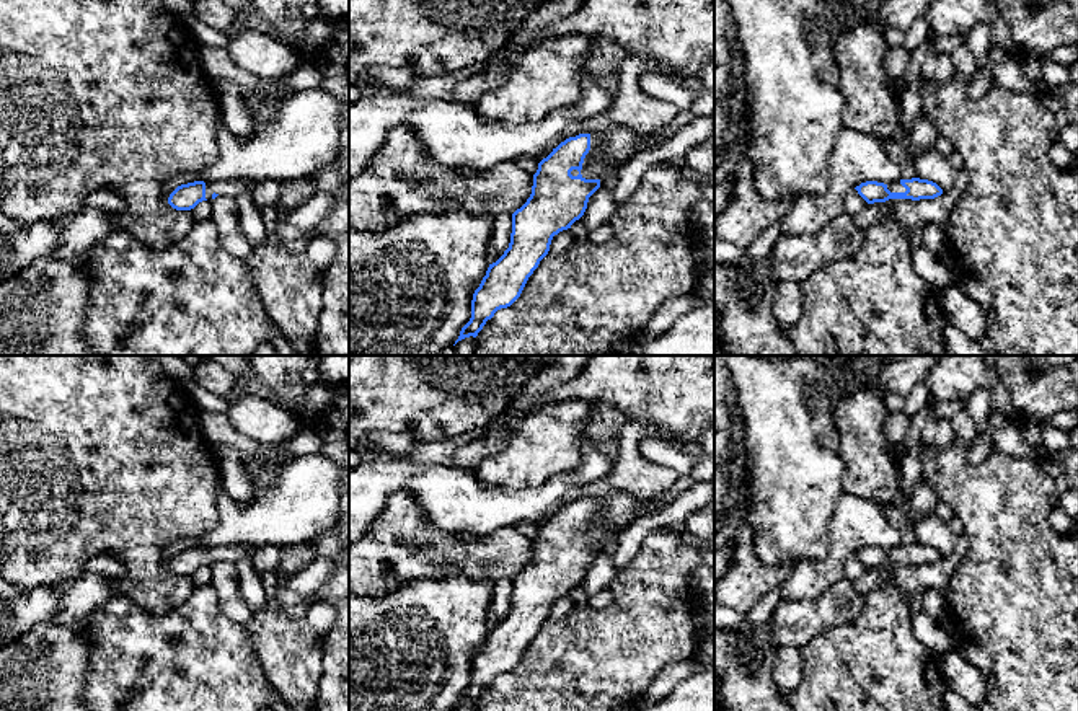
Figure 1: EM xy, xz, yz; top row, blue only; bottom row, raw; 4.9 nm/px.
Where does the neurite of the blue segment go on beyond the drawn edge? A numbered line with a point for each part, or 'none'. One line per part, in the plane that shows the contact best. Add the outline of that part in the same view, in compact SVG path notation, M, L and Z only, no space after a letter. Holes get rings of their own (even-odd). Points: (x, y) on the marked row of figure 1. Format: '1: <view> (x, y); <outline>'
1: xz (612, 147); M612 124L590 132L590 150L584 158L581 174L585 179L602 179L615 173L631 157L656 147L652 135L641 135L621 124Z

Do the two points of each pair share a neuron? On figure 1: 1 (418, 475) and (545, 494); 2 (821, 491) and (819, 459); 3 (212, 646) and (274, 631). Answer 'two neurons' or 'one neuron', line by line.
1: one neuron
2: one neuron
3: two neurons

